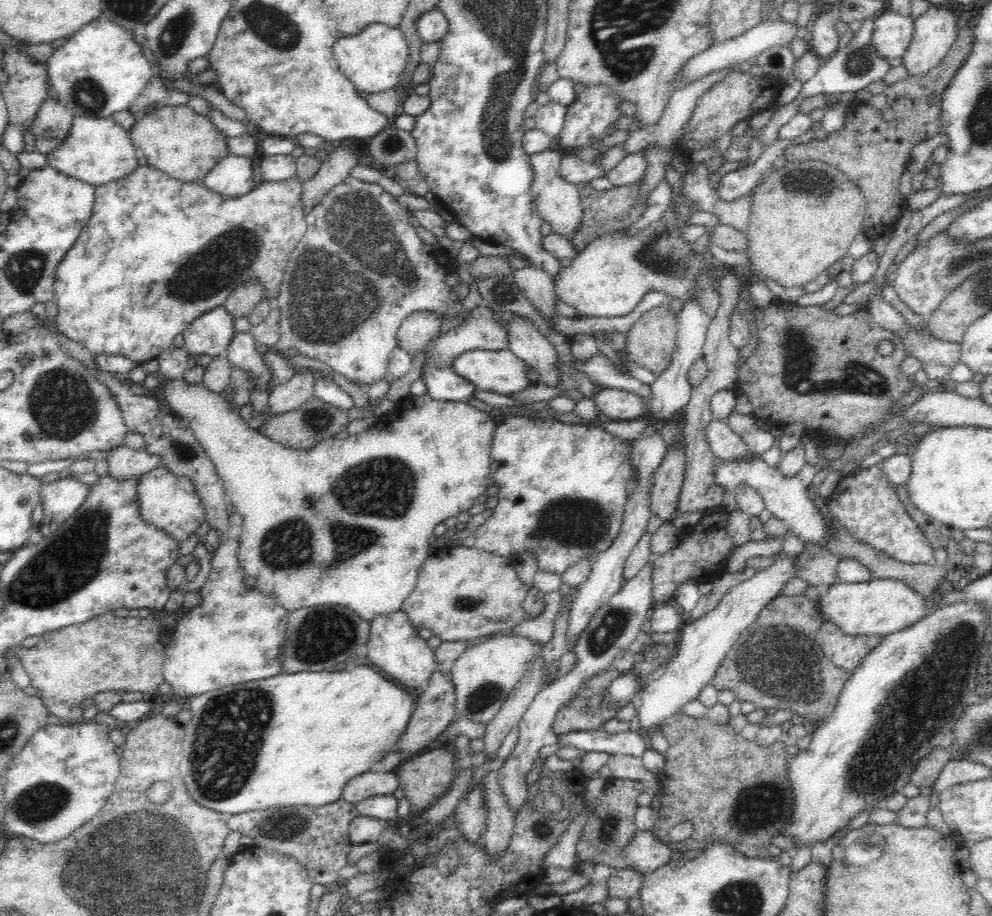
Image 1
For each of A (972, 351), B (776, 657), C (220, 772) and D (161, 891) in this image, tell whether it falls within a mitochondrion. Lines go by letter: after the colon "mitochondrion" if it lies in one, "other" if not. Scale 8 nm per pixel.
A: other
B: mitochondrion
C: mitochondrion
D: mitochondrion

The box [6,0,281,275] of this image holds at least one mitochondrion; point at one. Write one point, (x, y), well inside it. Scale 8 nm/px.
(172, 36)

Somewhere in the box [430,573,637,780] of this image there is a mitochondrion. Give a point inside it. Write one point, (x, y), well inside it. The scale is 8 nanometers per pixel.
(606, 632)

